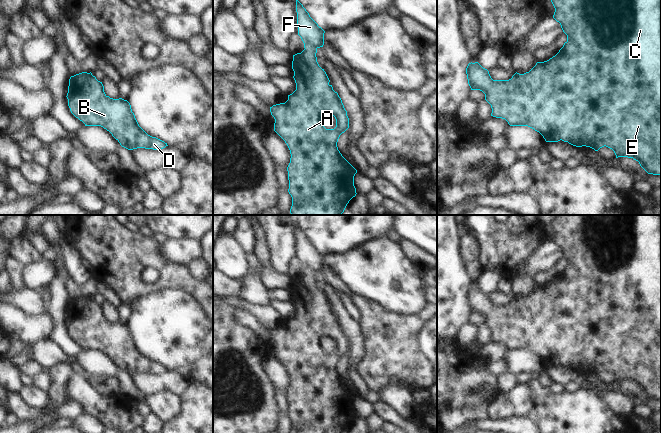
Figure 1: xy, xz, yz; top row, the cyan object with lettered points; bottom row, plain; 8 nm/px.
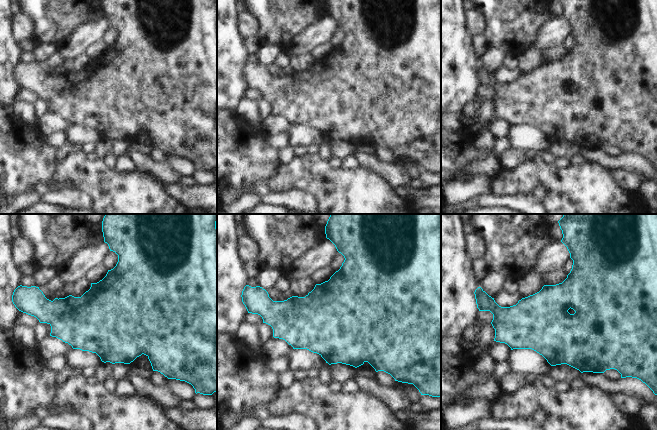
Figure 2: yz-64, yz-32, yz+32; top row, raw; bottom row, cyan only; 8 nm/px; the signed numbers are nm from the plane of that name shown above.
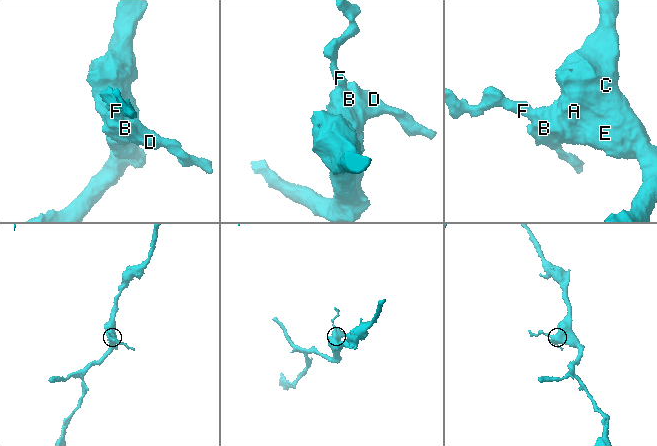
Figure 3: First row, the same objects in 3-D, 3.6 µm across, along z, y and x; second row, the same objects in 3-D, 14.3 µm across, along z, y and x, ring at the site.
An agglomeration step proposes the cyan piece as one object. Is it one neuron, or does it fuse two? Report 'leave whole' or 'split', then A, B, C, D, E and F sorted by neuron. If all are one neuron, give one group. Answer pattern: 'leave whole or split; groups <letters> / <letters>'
leave whole; groups A B C D E F

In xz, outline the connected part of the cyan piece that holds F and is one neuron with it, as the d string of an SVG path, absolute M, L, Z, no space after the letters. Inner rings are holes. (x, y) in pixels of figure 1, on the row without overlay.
M296 224L298 259L304 267L304 274L293 279L292 293L296 314L288 319L285 327L280 327L270 331L271 339L275 343L274 355L287 368L291 382L287 391L289 413L292 421L291 433L345 433L349 425L356 420L354 410L354 400L357 394L342 380L337 371L337 366L342 357L349 352L349 342L338 317L333 314L330 304L317 286L317 273L324 269L325 255L310 241L303 229ZM322 338L332 338L336 343L334 353L326 353L322 347Z

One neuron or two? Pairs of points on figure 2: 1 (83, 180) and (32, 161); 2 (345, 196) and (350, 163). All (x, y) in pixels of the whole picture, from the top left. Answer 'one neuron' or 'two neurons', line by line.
1: two neurons
2: two neurons

